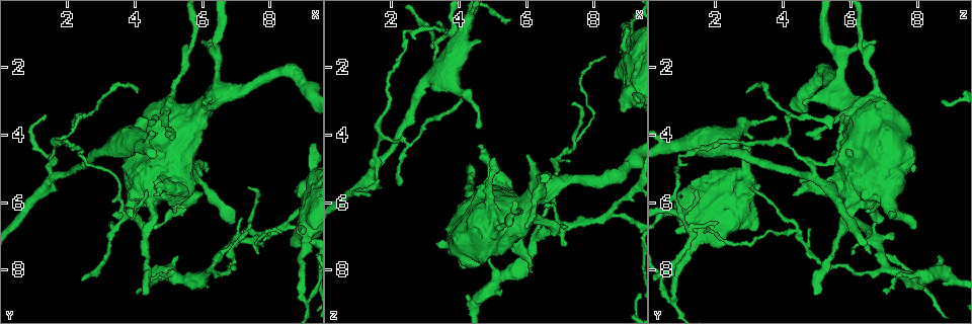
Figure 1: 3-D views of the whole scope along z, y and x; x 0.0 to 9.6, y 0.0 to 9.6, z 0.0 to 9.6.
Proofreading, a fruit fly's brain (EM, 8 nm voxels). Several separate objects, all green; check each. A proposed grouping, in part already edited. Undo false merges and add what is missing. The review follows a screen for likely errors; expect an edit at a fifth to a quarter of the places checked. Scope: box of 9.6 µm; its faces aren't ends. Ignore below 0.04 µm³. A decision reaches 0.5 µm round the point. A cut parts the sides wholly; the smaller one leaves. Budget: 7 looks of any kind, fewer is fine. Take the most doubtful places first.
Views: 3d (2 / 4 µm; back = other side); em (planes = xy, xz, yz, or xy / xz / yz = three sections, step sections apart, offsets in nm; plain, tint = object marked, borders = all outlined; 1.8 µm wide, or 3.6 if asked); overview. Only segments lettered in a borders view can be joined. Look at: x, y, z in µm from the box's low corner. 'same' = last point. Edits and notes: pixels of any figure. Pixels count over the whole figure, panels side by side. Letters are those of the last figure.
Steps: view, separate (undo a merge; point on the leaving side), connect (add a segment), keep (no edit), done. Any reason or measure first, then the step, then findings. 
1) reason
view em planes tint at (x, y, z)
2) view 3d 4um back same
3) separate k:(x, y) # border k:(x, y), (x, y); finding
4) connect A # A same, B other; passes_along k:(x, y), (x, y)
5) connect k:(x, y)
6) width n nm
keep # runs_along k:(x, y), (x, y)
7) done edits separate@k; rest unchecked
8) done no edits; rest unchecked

sharp bend
view em xy step 4 tint at (1.60, 5.20, 4.85)

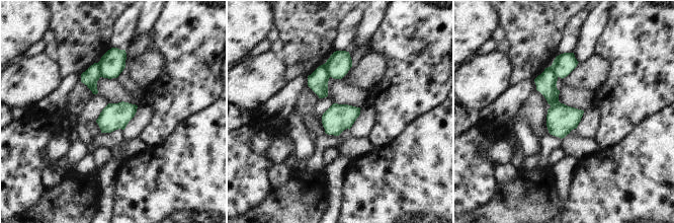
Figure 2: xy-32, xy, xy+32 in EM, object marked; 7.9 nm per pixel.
cut it another way
view em planes borders same

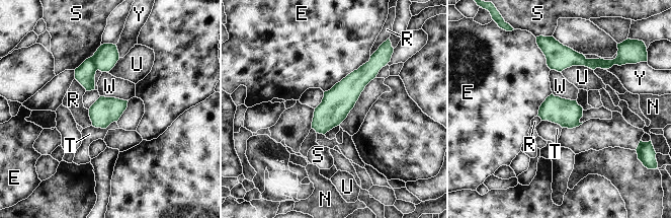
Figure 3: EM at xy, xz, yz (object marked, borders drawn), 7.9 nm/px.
width 220 nm
separate 3:(106, 56) # E other, N other, R other, S other, T other, U other, W other, Y other; border 3:(92, 56), (94, 66), (97, 69); a second neuron is stuck on

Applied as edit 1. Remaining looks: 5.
redraw
view overview

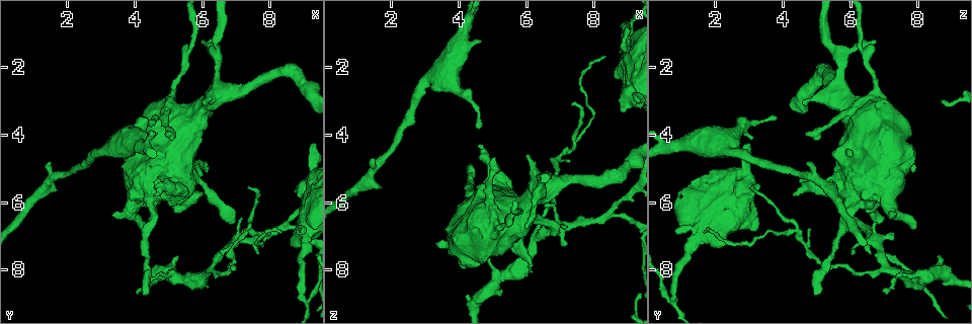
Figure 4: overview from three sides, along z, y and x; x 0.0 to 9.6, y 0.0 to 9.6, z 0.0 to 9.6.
a fork
view em planes tint at (9.00, 8.85, 0.80)

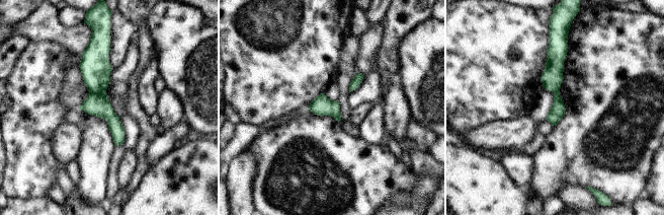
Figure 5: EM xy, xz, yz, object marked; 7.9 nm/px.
see the neighbours
view em planes borders same

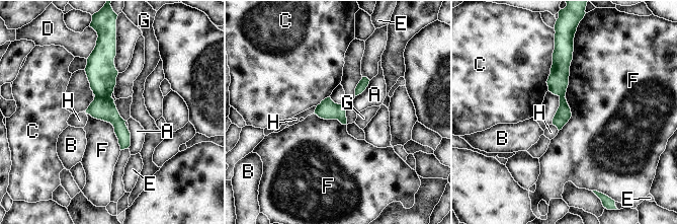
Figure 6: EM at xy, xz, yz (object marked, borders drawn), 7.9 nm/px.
width 120 nm; longest_contact F 700 nm
separate 6:(104, 108) # A other, B other, C other, D other, E other, F other, G other, H other; two neurons meet here

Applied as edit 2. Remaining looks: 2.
a narrow waist
view em planes borders at (5.35, 2.25, 6.70)

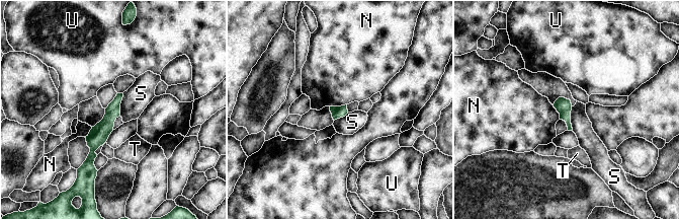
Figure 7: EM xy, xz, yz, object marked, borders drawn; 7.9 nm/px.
width 100 nm
keep # N other, S other, T other, U other; runs_along 7:(119, 95), (93, 142), (92, 170); one neuron here

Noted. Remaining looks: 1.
done edits separate@3, separate@6; rest unchecked

